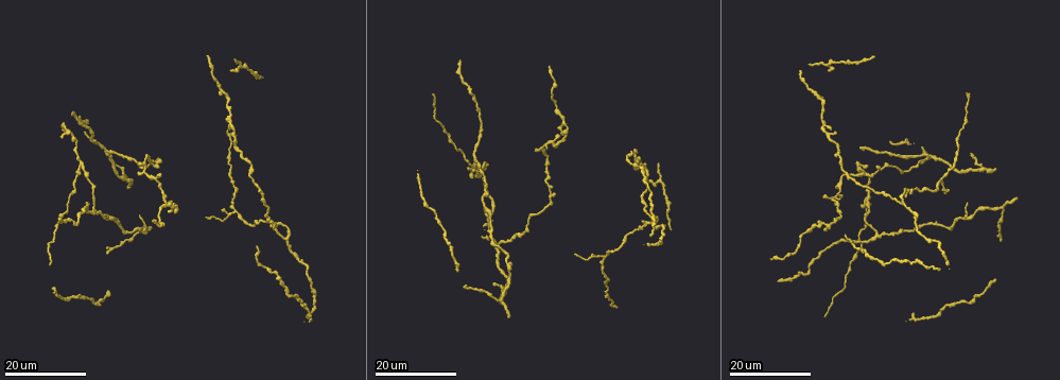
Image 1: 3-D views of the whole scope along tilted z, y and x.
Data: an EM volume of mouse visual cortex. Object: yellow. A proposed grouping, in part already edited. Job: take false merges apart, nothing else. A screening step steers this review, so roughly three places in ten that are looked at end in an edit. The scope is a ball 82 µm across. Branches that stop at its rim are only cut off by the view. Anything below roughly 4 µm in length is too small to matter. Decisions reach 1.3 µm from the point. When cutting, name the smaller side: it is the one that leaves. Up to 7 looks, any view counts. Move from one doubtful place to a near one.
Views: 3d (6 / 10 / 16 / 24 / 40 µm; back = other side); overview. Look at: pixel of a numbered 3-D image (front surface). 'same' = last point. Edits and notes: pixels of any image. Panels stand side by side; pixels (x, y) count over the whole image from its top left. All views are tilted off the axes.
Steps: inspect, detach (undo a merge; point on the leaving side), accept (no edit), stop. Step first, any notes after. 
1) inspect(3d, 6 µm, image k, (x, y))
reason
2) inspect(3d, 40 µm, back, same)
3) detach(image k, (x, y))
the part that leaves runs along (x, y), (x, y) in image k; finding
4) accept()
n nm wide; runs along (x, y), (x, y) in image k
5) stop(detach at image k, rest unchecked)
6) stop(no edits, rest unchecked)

inspect(3d, 24 µm, image 1, (554, 82))
three arms meet

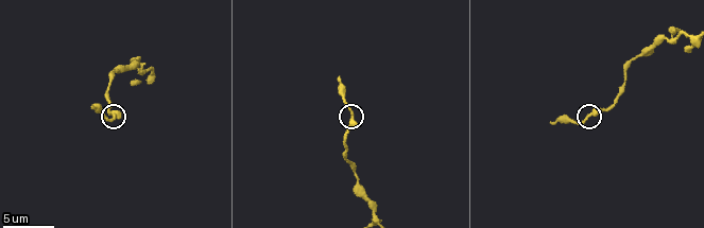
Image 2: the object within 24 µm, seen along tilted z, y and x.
inspect(3d, 6 µm, image 2, (590, 115))
zoom in

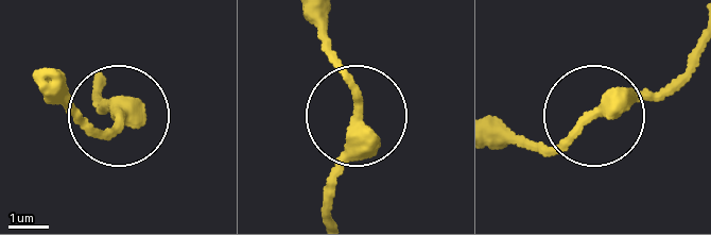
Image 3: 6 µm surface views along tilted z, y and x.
inspect(3d, 6 µm, back, image 3, (591, 115))

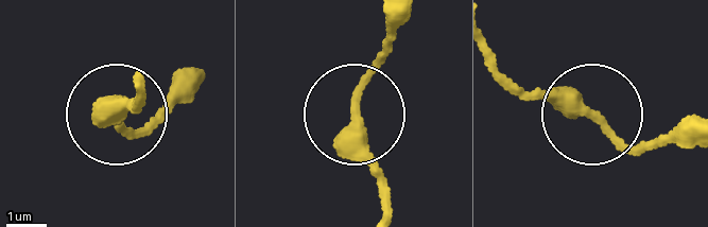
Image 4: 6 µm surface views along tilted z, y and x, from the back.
accept()
3 arms; runs along (497, 64), (596, 116), (632, 147), (666, 146) in image 4; all the same neuron

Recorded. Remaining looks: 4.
inspect(3d, 16 µm, image 1, (603, 255))
branch point

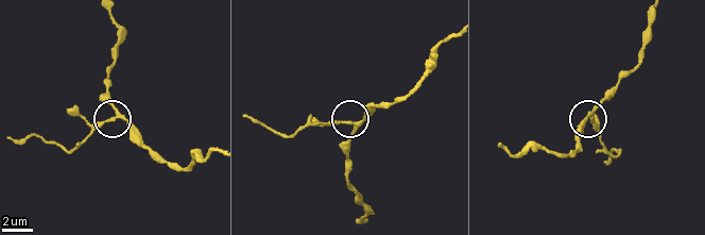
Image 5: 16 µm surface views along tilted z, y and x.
inspect(3d, 10 µm, image 5, (359, 124))
zoom in

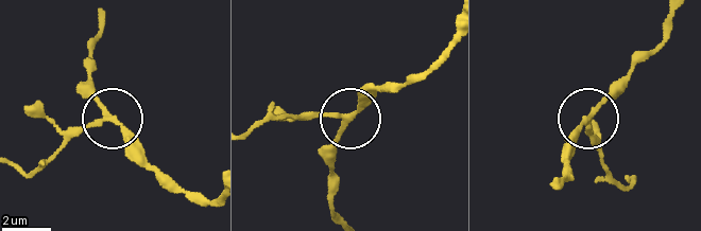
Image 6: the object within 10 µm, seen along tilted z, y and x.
detach(image 6, (77, 132))
3 arms; two neurons meet here

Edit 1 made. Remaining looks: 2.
inspect(3d, 24 µm, image 1, (967, 216))
thick turns thin

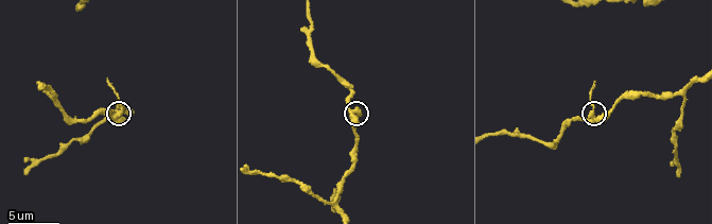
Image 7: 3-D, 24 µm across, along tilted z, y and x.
inspect(3d, 10 µm, image 7, (594, 120))

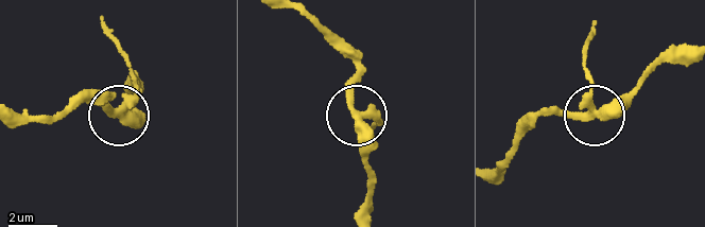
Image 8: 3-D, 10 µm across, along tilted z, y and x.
accept()
340 nm wide; runs along (312, 19), (355, 67), (354, 124), (366, 170) in image 8; one neuron here

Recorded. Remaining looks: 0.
stop(detach at image 6, rest unchecked)

